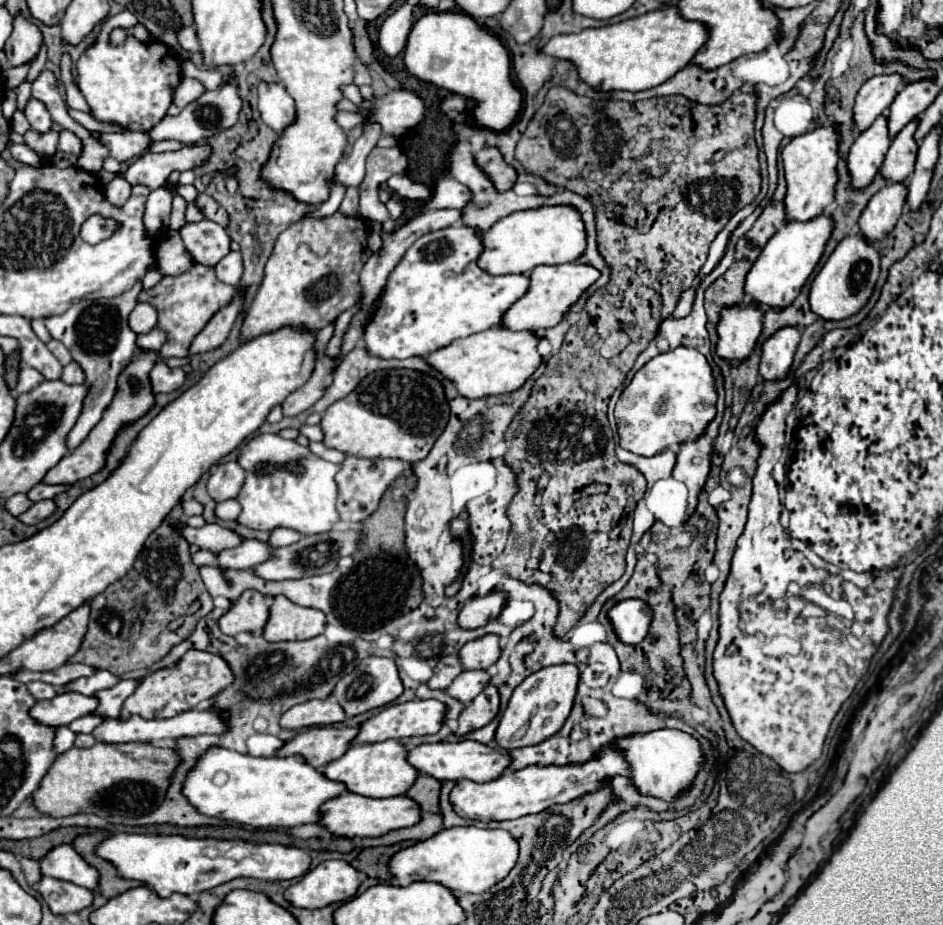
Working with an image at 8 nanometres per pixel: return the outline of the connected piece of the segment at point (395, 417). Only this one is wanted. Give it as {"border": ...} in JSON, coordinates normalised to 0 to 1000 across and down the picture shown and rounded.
{"border":[[[400,400],[383,411],[383,415],[364,432],[357,432],[347,441],[340,452],[340,465],[345,469],[343,480],[349,484],[357,484],[368,493],[383,493],[383,495],[423,495],[429,499],[444,499],[449,497],[461,476],[472,465],[478,450],[478,441],[472,430],[470,415],[459,409],[457,404],[442,402],[442,400]]]}

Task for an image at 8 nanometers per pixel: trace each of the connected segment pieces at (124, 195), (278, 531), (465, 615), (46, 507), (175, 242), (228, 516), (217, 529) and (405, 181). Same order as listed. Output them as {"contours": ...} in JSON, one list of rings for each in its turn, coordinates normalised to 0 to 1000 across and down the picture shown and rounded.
{"contours":[[[[123,190],[109,201],[109,210],[122,223],[130,223],[139,212],[140,201],[128,190]]],[[[292,571],[287,575],[287,582],[285,582],[285,588],[296,592],[296,590],[304,590],[304,588],[313,588],[315,584],[319,584],[321,577],[317,577],[315,573],[309,573],[309,571]]],[[[519,640],[514,644],[506,644],[489,657],[489,679],[508,679],[521,670],[525,670],[538,651],[536,640]]],[[[43,541],[43,543],[35,545],[29,554],[24,554],[24,556],[20,558],[20,562],[27,564],[27,566],[41,566],[43,562],[52,560],[58,551],[60,551],[58,541]]],[[[179,249],[166,262],[166,279],[171,294],[183,294],[183,298],[194,296],[200,290],[200,275],[192,264],[192,255],[186,249]]],[[[247,538],[239,541],[239,543],[232,543],[228,556],[234,562],[249,562],[256,556],[256,545],[251,541],[247,541]]],[[[217,566],[215,571],[196,569],[194,575],[196,575],[196,582],[200,584],[200,588],[209,588],[211,592],[226,597],[228,601],[232,597],[241,595],[241,592],[253,590],[260,584],[251,575],[247,575],[247,573],[239,571],[239,569],[232,569],[232,566]]],[[[429,188],[415,190],[410,195],[410,201],[413,201],[415,208],[421,205],[427,214],[434,214],[434,216],[453,216],[457,212],[455,201],[451,201],[449,197],[440,197],[440,195],[432,192]]]]}

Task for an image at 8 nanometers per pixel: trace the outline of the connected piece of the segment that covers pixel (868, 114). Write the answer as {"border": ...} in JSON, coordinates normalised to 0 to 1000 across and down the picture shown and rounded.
{"border":[[[934,80],[922,84],[907,108],[905,125],[911,141],[917,141],[926,134],[926,130],[945,115],[947,106],[951,104],[953,93],[958,91],[958,82],[953,80]]]}

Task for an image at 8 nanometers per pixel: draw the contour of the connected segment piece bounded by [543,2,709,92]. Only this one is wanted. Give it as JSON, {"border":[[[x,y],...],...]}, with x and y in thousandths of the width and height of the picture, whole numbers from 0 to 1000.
{"border":[[[712,2],[701,11],[692,11],[654,26],[589,39],[578,48],[576,56],[610,67],[614,82],[633,97],[678,99],[699,93],[724,76],[750,41],[752,30],[745,24],[726,22],[718,9],[718,2]]]}

